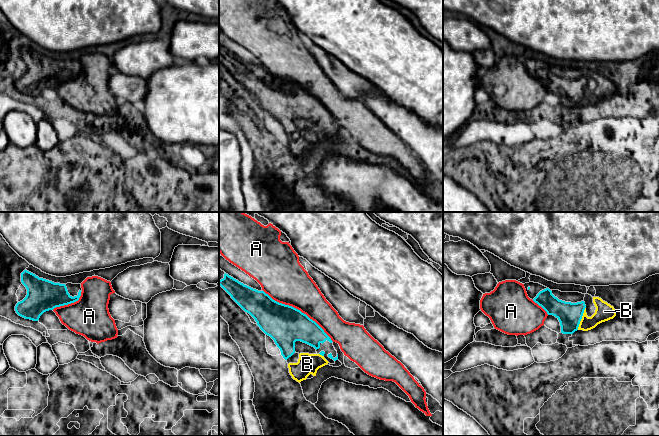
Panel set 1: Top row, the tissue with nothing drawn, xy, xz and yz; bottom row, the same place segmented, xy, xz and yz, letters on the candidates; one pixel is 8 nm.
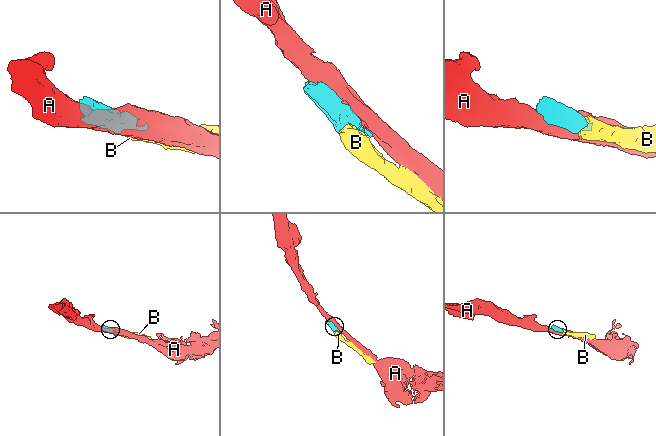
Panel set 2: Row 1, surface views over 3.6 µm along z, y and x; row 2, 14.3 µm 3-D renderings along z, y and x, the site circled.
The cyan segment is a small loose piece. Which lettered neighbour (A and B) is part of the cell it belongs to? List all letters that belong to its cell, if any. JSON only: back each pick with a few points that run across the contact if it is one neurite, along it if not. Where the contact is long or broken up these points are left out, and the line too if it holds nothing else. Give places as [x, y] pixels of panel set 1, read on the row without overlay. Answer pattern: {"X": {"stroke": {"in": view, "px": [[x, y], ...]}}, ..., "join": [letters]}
{"join": ["B"]}

